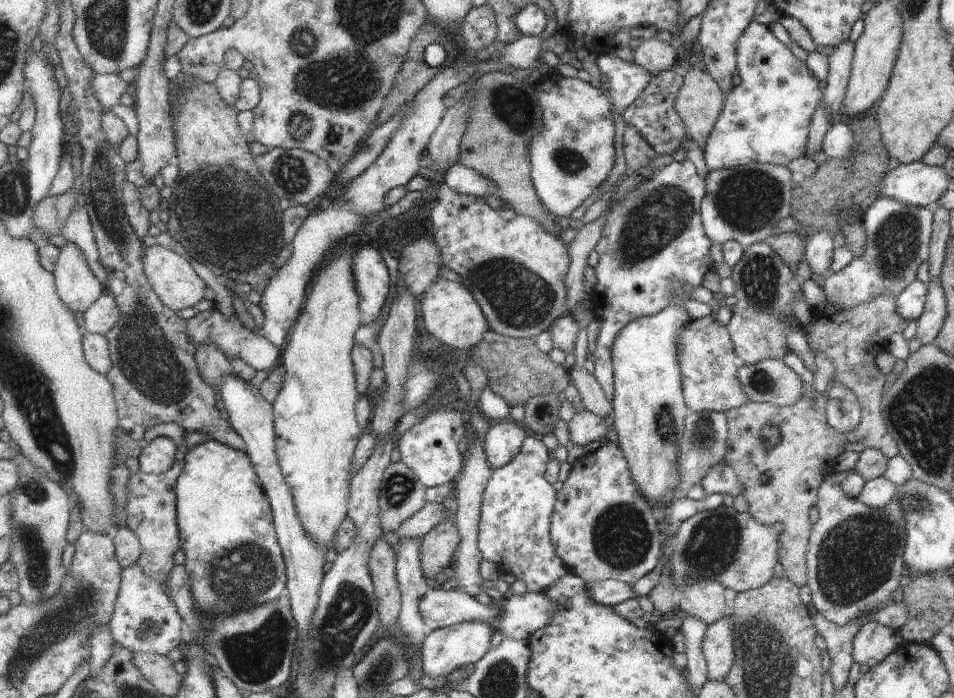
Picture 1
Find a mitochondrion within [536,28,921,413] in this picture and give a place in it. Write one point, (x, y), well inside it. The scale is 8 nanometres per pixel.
(653, 223)

